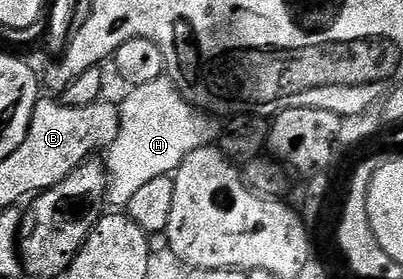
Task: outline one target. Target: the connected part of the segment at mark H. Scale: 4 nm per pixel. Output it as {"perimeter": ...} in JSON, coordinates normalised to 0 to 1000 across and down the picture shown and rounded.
{"perimeter":[[[400,280],[328,315],[295,362],[293,384],[298,391],[293,495],[283,495],[283,509],[263,534],[263,563],[268,559],[268,573],[263,570],[268,620],[263,717],[270,735],[315,738],[323,710],[333,710],[333,695],[350,667],[362,667],[380,638],[427,631],[444,602],[447,584],[471,552],[481,552],[481,538],[514,530],[533,505],[526,502],[536,487],[536,459],[526,448],[524,430],[529,419],[499,398],[474,358],[462,358],[429,287]]]}

